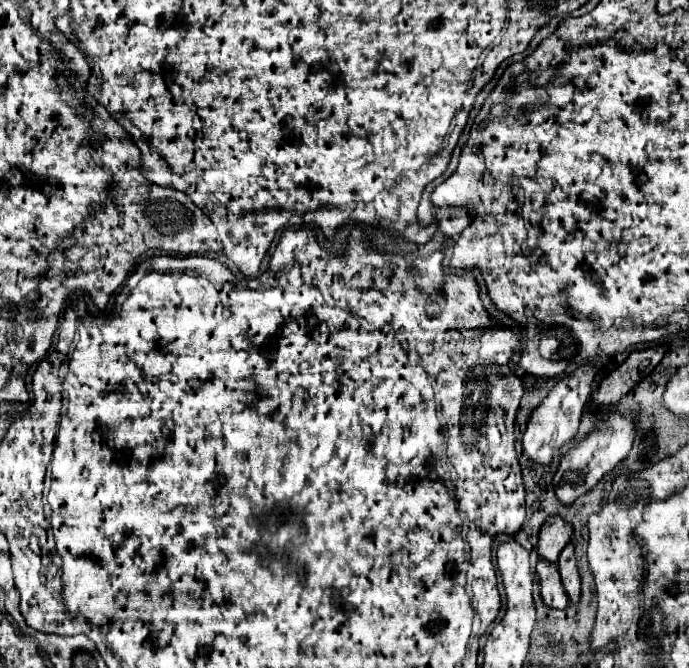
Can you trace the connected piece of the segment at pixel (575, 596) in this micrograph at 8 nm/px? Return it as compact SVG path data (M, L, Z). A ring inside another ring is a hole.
M568 544L560 558L558 558L558 570L560 570L560 576L562 576L562 584L564 584L564 590L570 598L570 602L578 602L580 600L580 574L578 574L578 568L576 568L576 558L574 558L574 546Z

